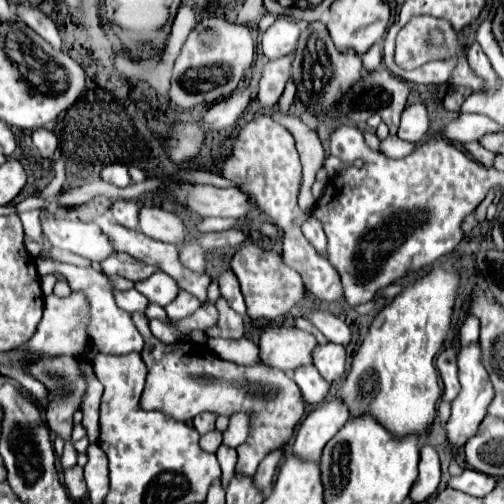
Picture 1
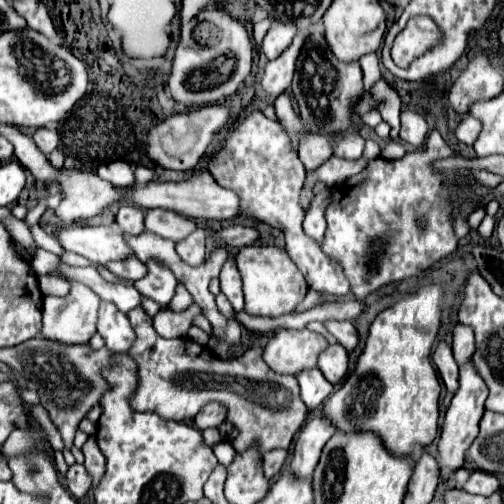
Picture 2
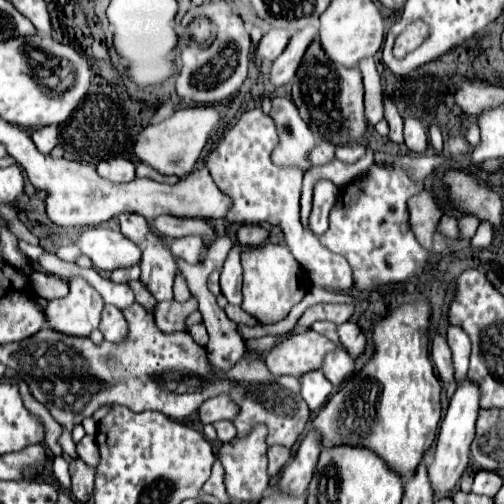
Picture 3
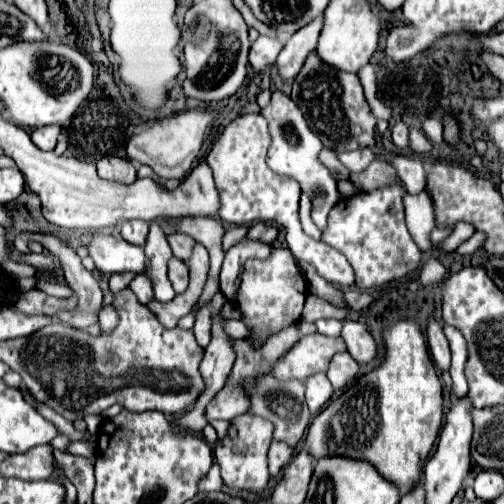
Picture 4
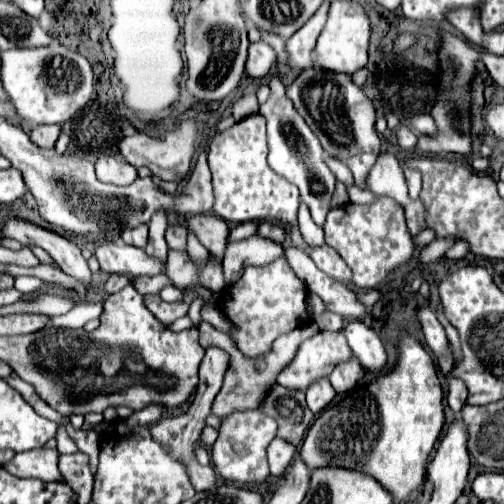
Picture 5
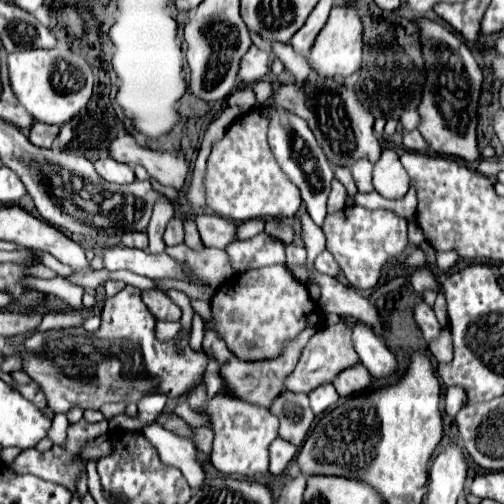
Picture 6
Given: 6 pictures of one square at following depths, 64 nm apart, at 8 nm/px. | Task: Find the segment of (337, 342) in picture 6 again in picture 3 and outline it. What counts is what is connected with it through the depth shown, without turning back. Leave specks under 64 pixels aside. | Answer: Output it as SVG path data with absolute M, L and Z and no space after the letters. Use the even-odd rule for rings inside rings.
M306 330L298 334L286 334L278 344L266 352L266 366L274 376L296 376L304 372L318 370L324 358L324 352L330 352L338 344L330 342L326 336Z

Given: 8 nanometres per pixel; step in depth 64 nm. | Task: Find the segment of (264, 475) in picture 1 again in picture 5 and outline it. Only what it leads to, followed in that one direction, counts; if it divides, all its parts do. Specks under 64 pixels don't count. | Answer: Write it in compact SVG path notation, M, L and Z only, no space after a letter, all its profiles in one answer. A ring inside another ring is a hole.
M274 438L268 446L268 462L270 462L270 474L272 476L280 476L286 466L292 462L296 454L296 448L280 438Z

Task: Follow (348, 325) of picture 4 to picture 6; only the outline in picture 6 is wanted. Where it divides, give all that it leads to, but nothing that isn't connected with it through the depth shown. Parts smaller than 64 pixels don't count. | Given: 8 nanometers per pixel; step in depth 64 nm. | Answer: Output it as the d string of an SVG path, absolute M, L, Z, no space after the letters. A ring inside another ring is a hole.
M356 322L352 326L352 344L360 362L368 368L374 378L386 378L396 370L394 354L386 348L386 344L372 332L370 326Z

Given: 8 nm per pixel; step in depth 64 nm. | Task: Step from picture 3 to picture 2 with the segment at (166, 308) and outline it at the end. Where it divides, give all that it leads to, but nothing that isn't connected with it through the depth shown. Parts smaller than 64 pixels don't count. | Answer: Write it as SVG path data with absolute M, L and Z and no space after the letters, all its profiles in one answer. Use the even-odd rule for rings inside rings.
M192 304L192 308L188 308L188 312L168 312L168 308L162 308L160 314L154 316L154 330L162 336L162 338L186 338L190 326L194 324L194 318L202 314L200 306Z

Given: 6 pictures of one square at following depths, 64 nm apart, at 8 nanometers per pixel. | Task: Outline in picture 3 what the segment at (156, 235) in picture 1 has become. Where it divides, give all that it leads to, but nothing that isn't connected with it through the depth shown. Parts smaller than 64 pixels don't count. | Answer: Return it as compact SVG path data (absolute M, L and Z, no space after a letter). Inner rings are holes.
M164 214L164 216L156 216L150 222L150 228L168 238L200 234L200 236L204 236L206 246L210 246L216 240L216 232L212 230L212 226L206 220L196 220L196 218L176 218L176 216Z

